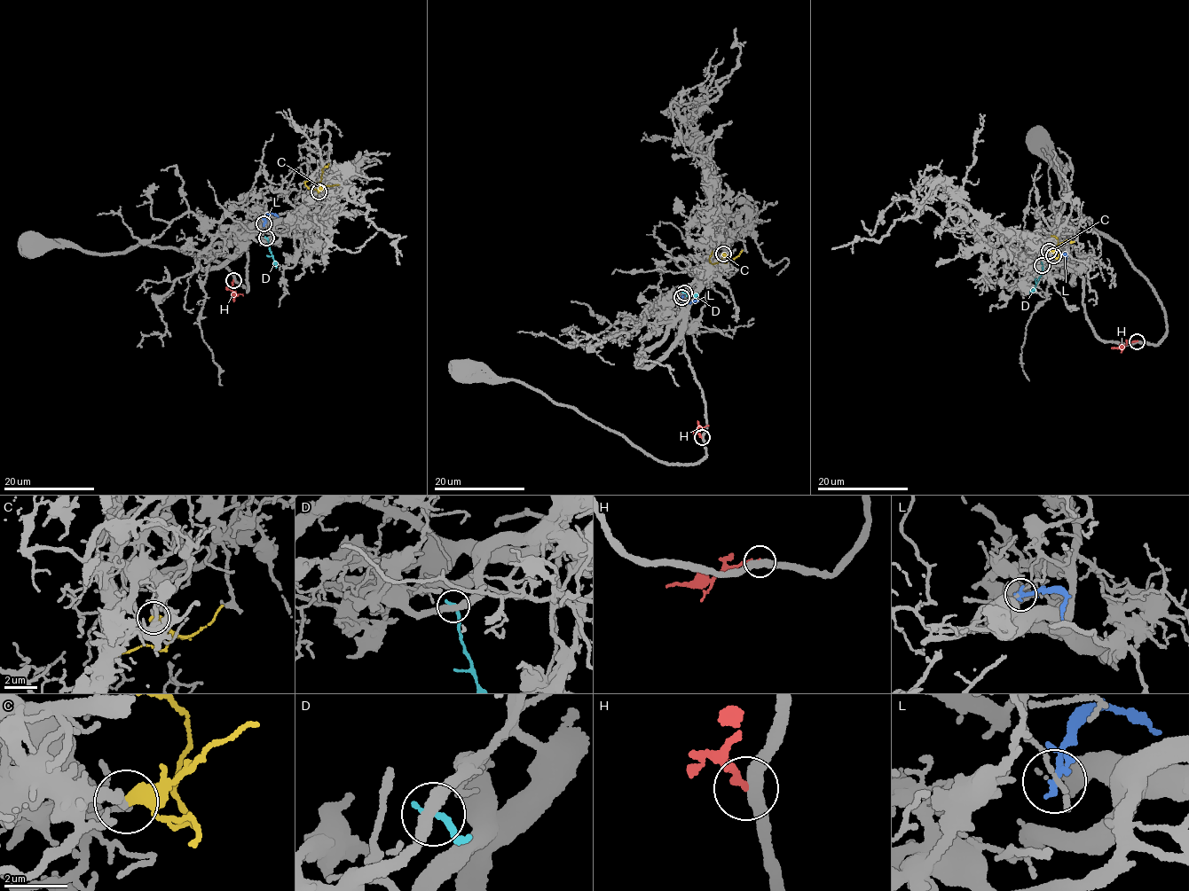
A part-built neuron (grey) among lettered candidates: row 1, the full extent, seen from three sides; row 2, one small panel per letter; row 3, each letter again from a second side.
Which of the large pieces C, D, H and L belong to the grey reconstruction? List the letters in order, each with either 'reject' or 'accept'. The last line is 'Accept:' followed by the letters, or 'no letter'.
C: reject
D: reject
H: reject
L: reject
Accept: no letter

